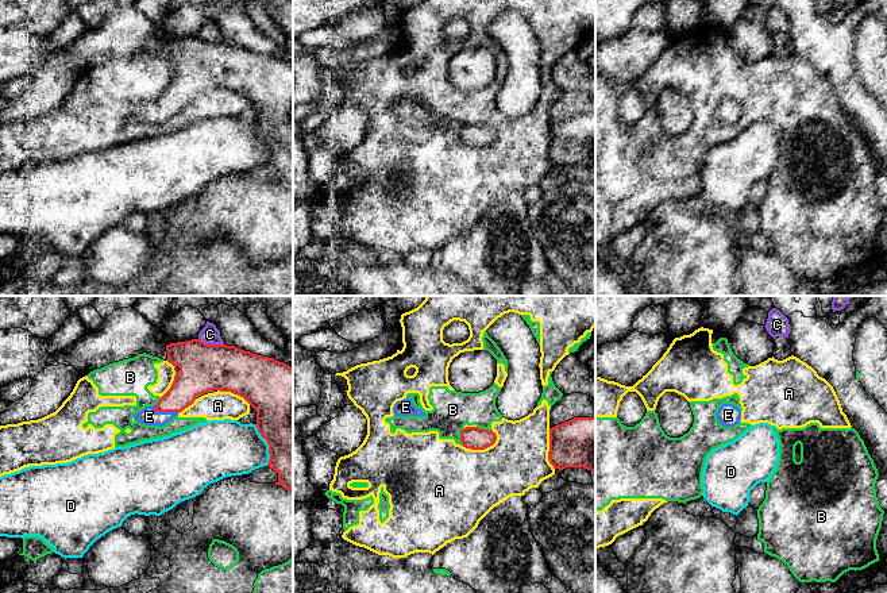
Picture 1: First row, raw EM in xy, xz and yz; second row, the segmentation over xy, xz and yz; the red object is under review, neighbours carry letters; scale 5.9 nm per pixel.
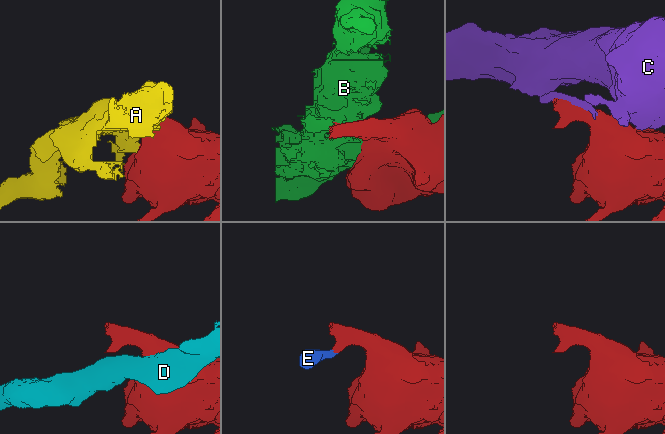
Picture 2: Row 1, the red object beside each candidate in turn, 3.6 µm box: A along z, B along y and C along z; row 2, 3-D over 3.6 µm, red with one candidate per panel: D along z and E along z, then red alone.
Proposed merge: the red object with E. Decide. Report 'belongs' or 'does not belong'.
belongs

